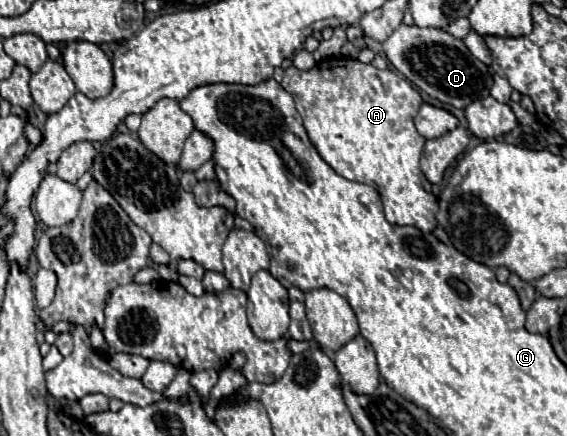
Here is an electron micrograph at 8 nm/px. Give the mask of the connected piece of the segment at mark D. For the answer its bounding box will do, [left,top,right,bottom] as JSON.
[383,25,493,109]

